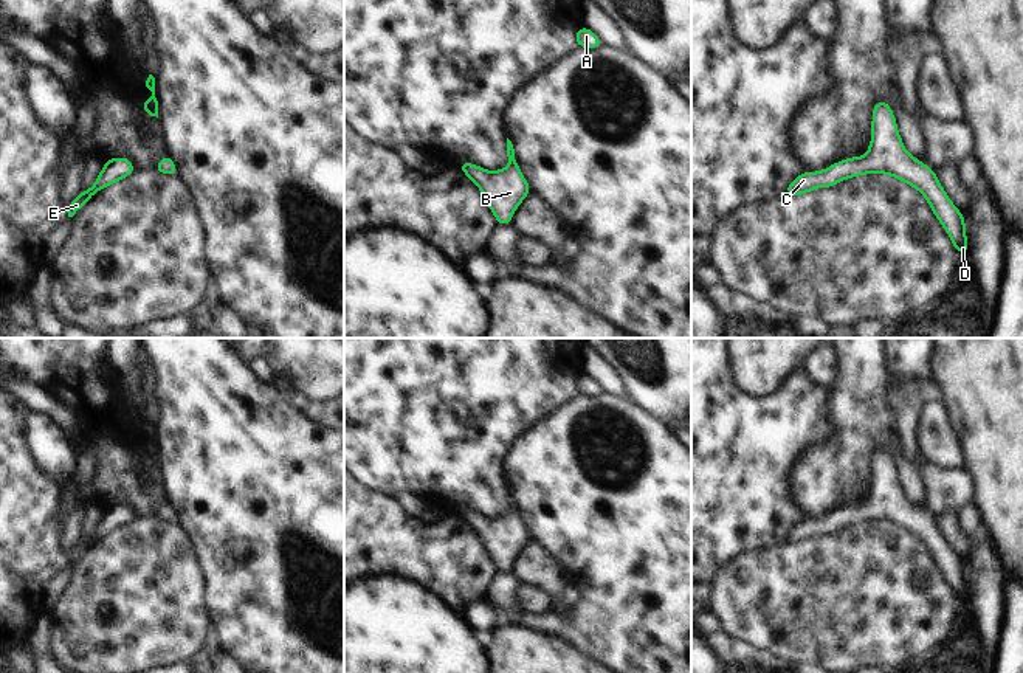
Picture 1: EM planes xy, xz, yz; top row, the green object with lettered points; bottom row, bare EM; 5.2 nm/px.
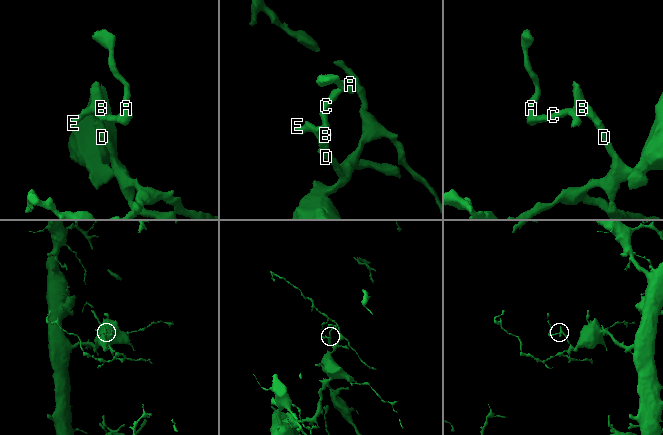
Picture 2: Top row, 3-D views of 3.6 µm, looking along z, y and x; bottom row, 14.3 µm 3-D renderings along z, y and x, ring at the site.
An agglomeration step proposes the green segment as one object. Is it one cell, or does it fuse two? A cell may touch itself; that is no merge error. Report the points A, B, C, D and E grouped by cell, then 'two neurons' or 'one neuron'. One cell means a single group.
A B C D E; one neuron

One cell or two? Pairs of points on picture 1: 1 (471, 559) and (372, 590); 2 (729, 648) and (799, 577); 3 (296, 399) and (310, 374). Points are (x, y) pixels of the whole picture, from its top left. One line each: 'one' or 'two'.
1: two
2: two
3: two

